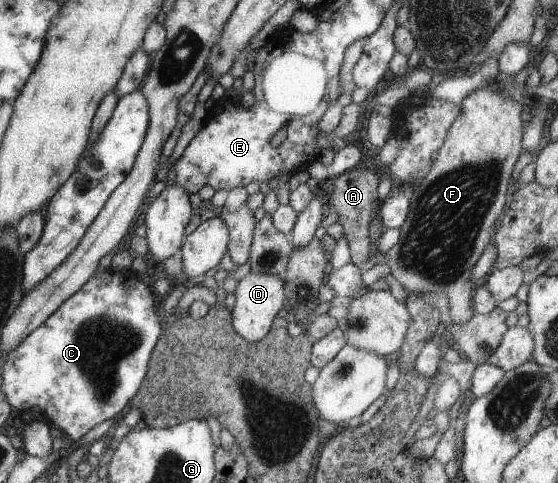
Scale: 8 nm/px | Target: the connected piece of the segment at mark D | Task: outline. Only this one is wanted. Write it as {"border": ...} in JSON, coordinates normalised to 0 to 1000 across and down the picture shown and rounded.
{"border":[[[439,567],[419,600],[421,634],[414,642],[414,683],[437,704],[466,704],[486,681],[489,663],[507,636],[509,594],[504,573],[482,567]]]}

